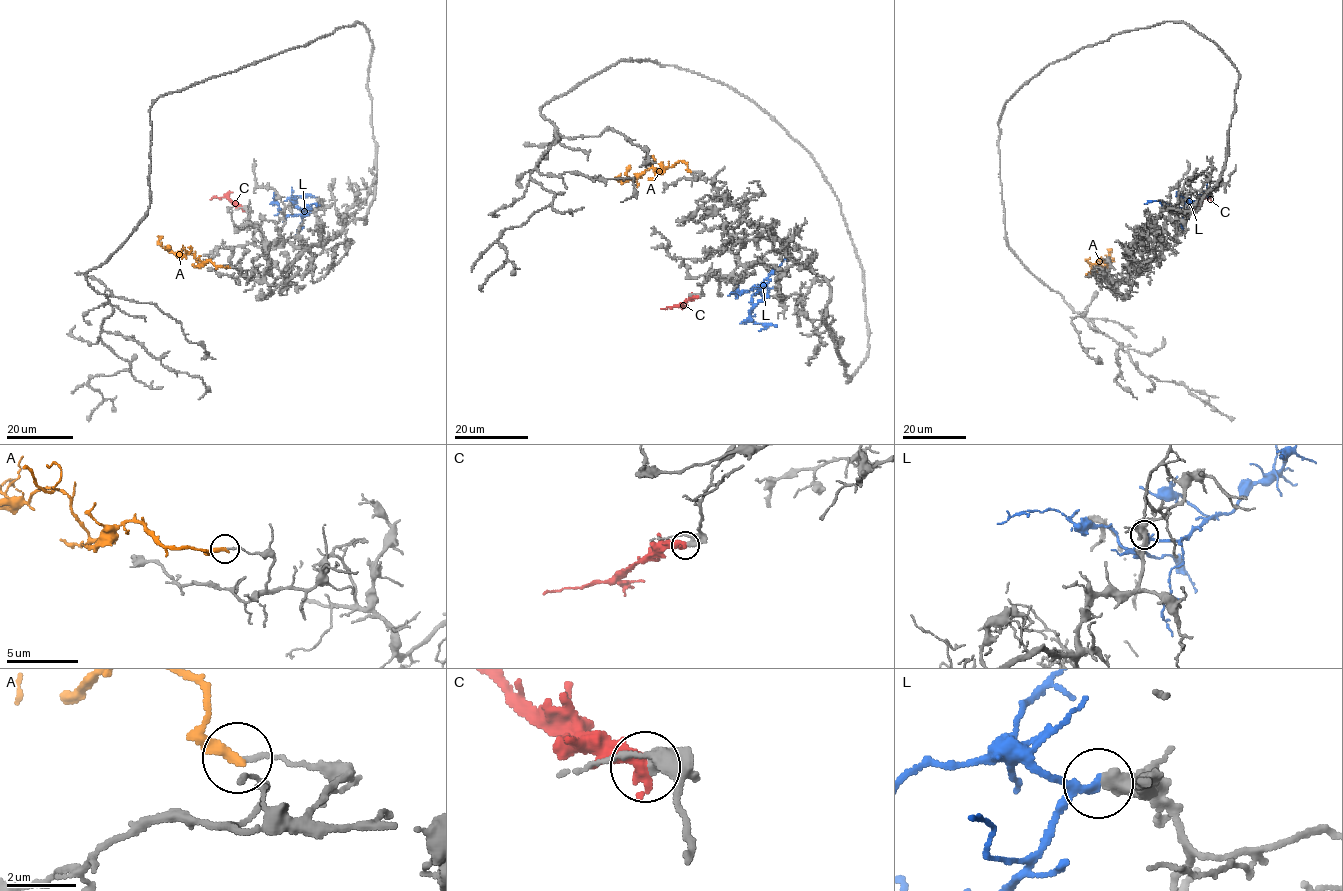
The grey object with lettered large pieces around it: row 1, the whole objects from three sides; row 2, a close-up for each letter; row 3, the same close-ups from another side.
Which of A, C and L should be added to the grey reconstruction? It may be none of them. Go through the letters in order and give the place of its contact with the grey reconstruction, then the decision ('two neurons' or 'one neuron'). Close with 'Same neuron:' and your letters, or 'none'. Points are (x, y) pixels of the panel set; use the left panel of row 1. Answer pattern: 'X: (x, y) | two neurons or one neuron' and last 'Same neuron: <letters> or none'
A: (230, 266) | two neurons
C: (243, 208) | two neurons
L: (310, 211) | one neuron
Same neuron: L

